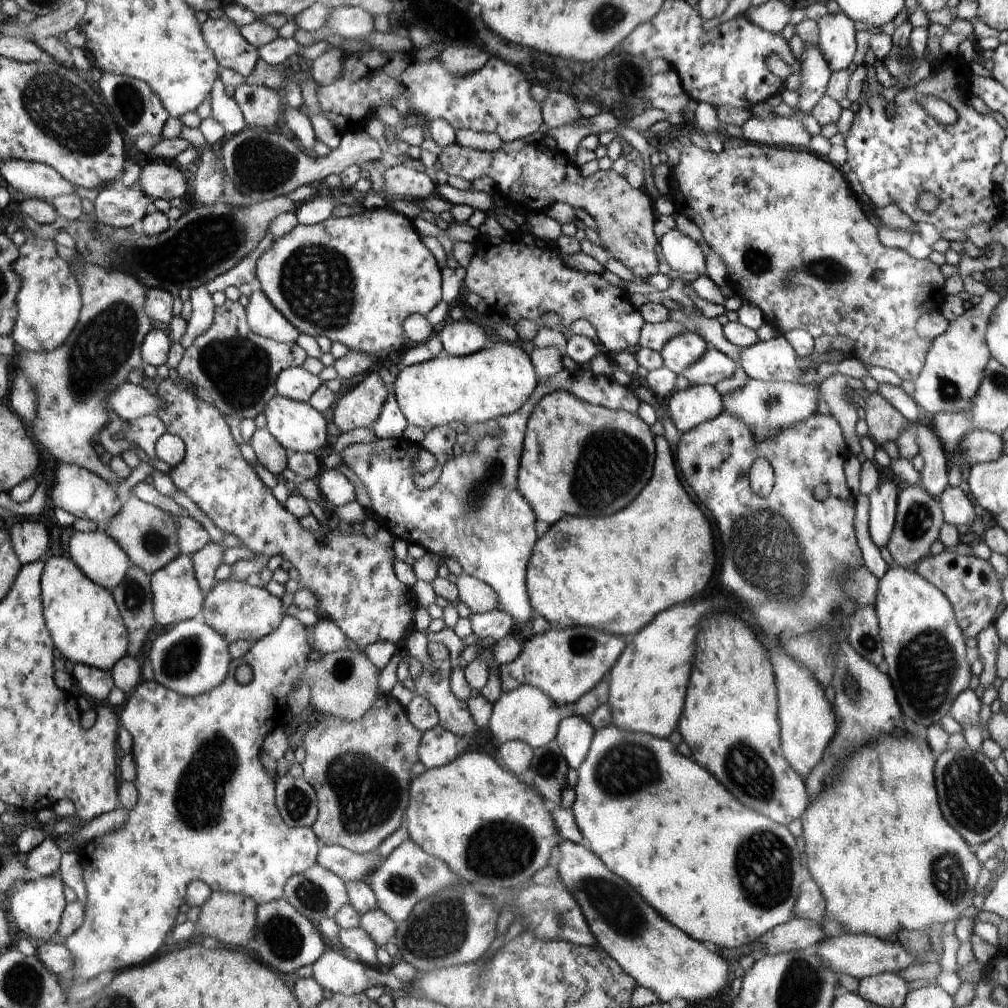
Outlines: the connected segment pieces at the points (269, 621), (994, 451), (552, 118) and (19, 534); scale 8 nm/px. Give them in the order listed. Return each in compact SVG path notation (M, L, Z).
M230 578L226 581L220 581L205 597L200 618L204 620L207 626L216 630L228 644L240 640L254 643L269 636L281 626L284 618L284 608L280 596L274 594L269 587L258 588L256 586L248 585L246 581L236 581L235 579Z
M986 430L969 431L960 440L957 452L970 466L998 461L1003 454L1001 436Z
M550 91L548 98L540 103L542 106L543 122L549 130L562 128L566 124L578 124L580 120L588 120L580 116L576 100L561 91Z
M18 522L9 529L11 544L20 564L34 563L50 546L50 534L40 522Z

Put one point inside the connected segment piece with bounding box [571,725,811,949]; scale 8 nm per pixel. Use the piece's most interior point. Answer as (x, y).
(659, 821)

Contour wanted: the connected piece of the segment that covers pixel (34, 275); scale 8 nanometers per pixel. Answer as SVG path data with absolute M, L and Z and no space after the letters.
M33 236L18 246L18 254L13 267L20 278L20 290L16 294L15 328L11 338L18 350L36 353L57 350L78 324L83 308L80 286L70 272L70 264L58 255L53 240Z

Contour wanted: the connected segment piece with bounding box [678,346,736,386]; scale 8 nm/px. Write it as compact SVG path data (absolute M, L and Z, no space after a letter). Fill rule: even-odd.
M708 346L702 357L694 365L683 369L678 375L694 385L716 385L735 374L735 363L725 353Z

